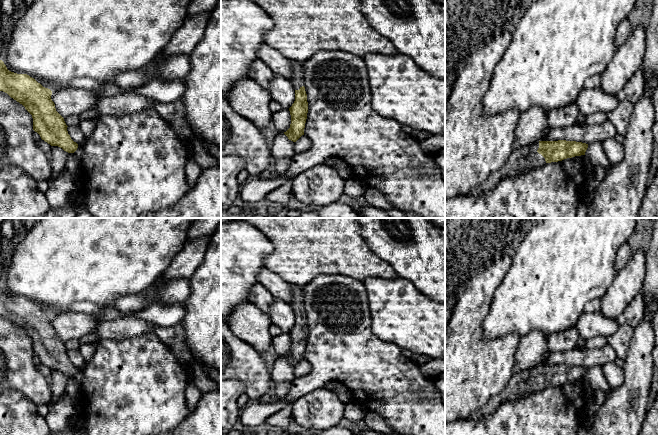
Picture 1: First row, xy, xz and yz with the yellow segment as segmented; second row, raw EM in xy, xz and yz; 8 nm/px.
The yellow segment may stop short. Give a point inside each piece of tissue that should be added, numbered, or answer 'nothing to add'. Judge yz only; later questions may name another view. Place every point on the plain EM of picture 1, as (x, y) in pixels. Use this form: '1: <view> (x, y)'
1: yz (522, 382)

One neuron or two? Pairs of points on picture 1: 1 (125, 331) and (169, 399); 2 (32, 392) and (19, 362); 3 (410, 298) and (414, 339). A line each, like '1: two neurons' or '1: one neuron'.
1: two neurons
2: one neuron
3: one neuron

